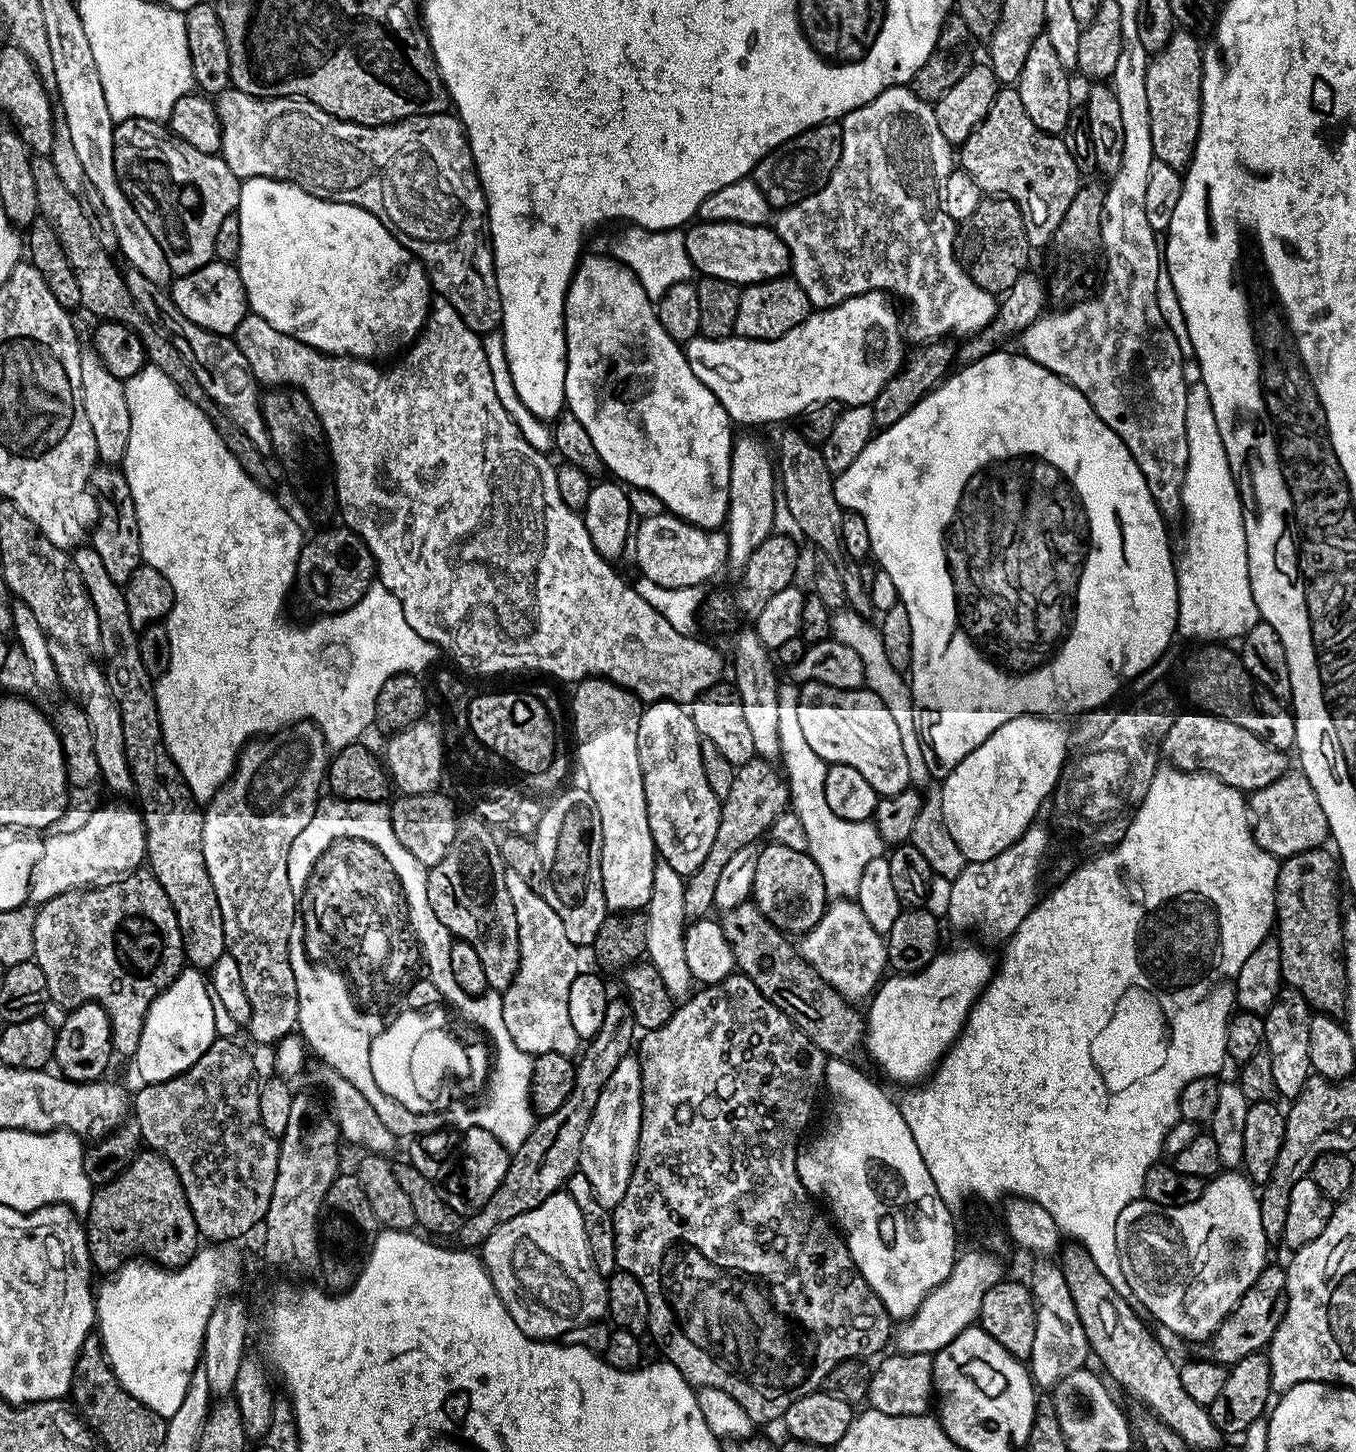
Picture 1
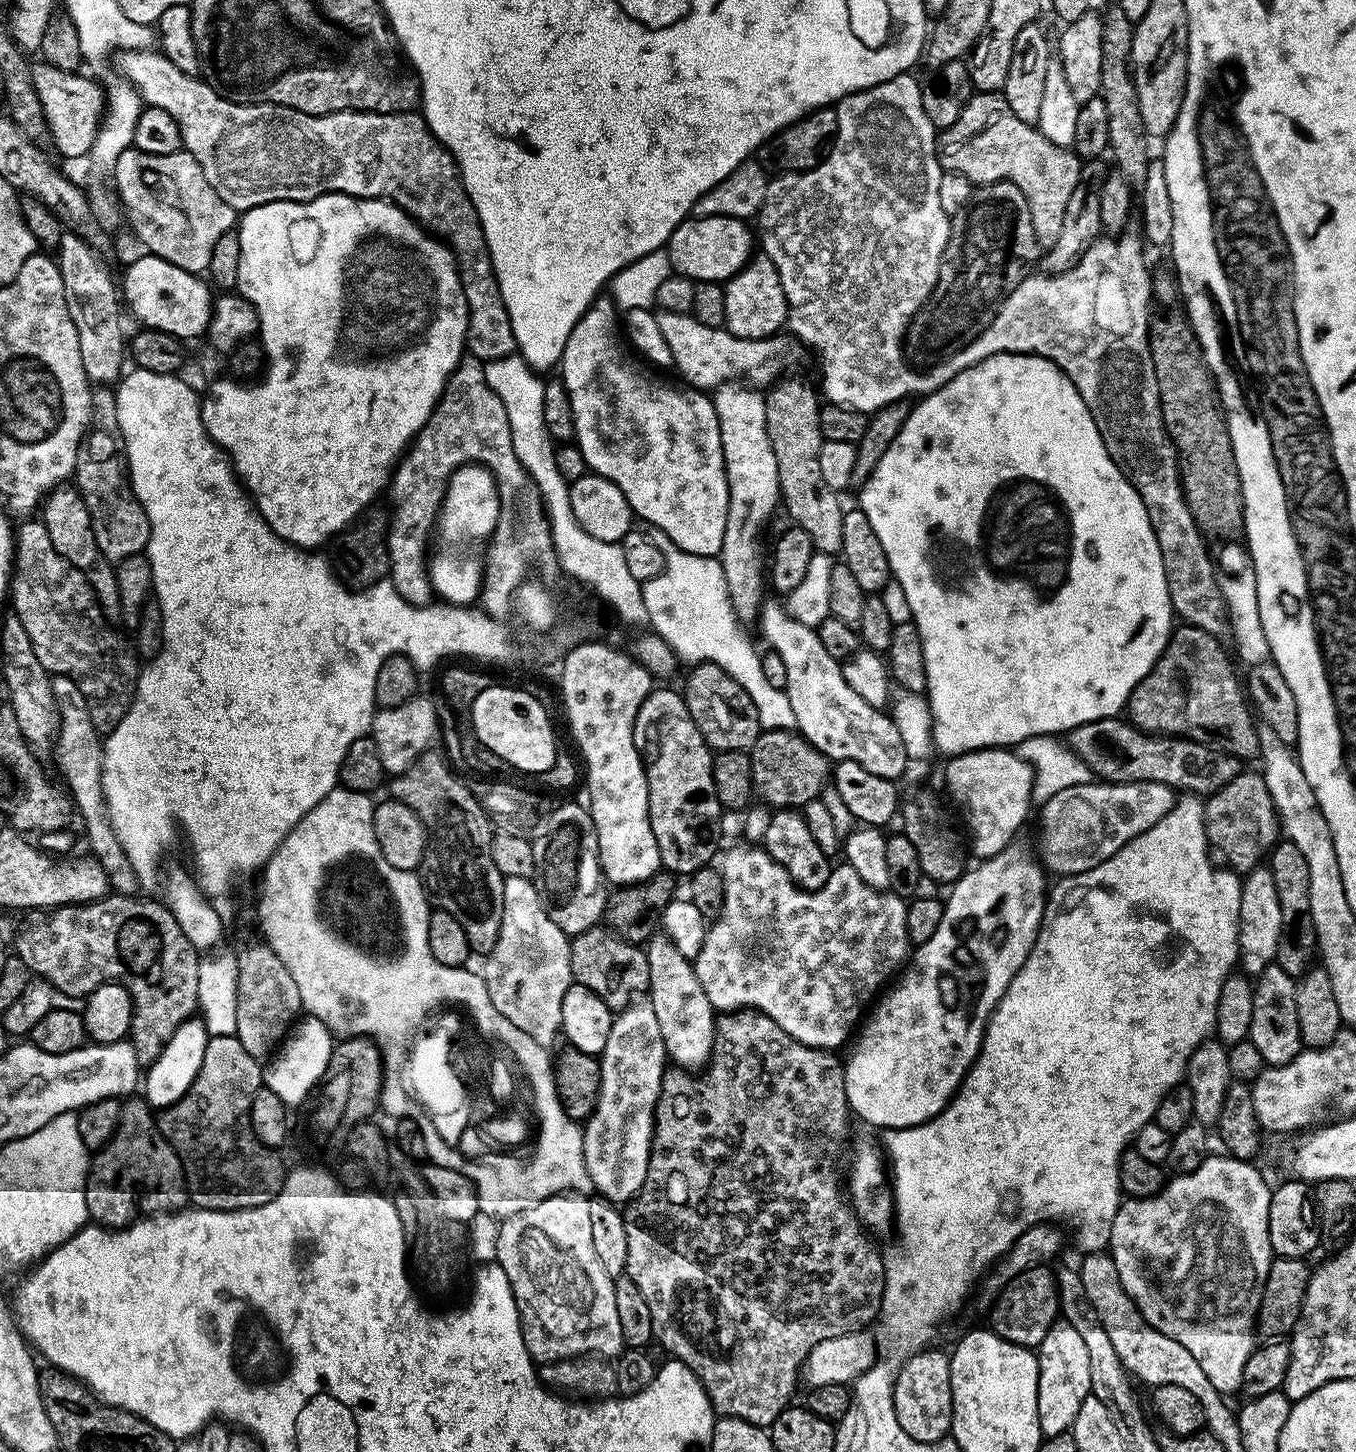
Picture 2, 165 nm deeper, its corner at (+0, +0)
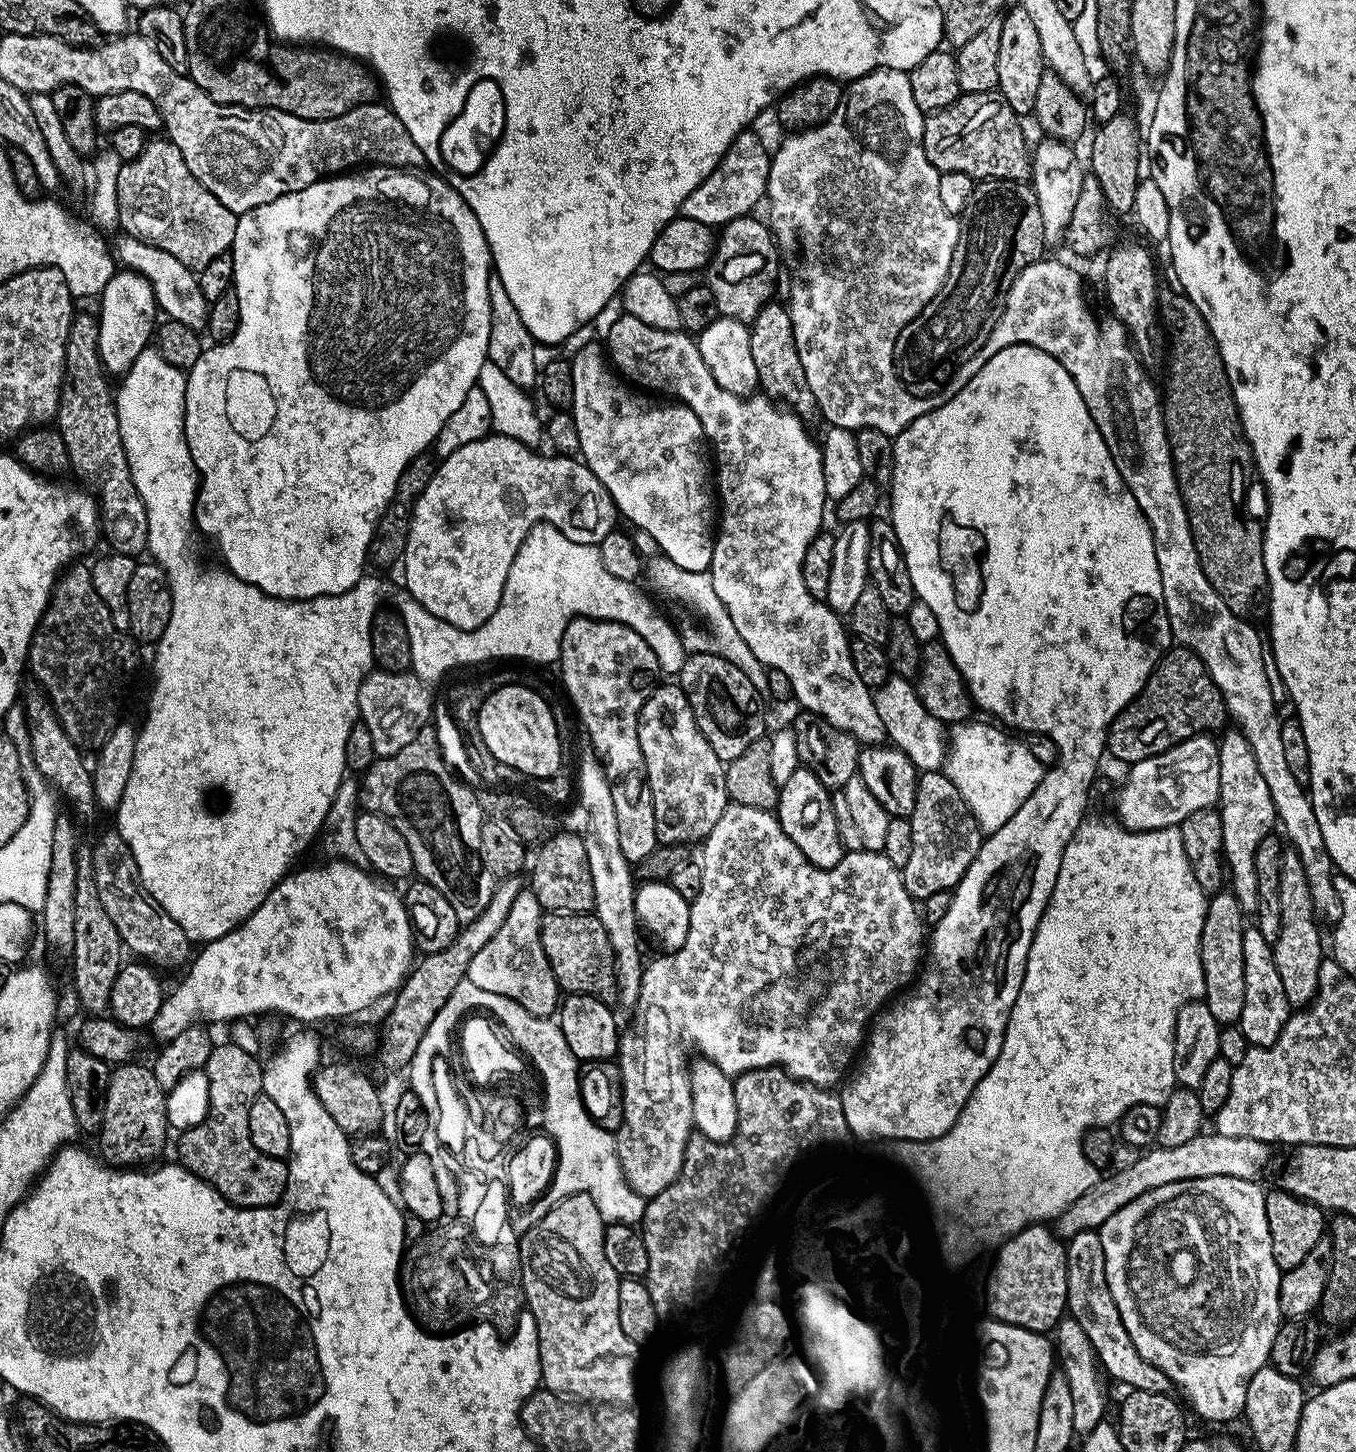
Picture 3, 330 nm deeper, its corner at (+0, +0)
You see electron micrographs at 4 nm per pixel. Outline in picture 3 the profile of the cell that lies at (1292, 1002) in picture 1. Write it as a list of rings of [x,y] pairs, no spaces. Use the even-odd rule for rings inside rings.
[[[1248,926],[1244,929],[1242,962],[1246,966],[1246,1002],[1242,1006],[1238,1027],[1249,1045],[1268,1048],[1282,1034],[1290,1015],[1290,1005],[1286,990],[1282,990],[1282,977],[1278,975],[1278,966],[1274,966],[1272,944],[1266,942],[1259,927]]]

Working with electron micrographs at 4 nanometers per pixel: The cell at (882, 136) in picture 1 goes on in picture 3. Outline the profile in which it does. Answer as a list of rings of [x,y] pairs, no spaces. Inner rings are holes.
[[[876,68],[872,72],[867,72],[865,76],[859,76],[857,80],[851,81],[844,88],[842,98],[838,102],[838,110],[834,110],[834,114],[830,114],[830,118],[826,122],[822,122],[817,128],[806,128],[785,135],[786,138],[781,142],[780,149],[771,153],[772,165],[768,175],[768,191],[766,193],[766,205],[768,204],[766,220],[771,227],[772,235],[781,245],[793,244],[800,251],[800,261],[796,264],[796,272],[800,275],[800,285],[793,290],[792,301],[787,301],[786,307],[794,326],[794,342],[798,346],[798,358],[802,358],[802,370],[806,370],[806,382],[810,382],[810,394],[814,394],[819,415],[821,417],[824,415],[829,420],[827,423],[834,428],[851,428],[853,430],[873,428],[874,430],[882,430],[887,436],[894,438],[906,426],[910,426],[910,422],[914,422],[931,408],[942,406],[945,400],[954,398],[954,394],[958,394],[958,390],[962,390],[962,386],[966,386],[966,382],[970,382],[970,378],[974,378],[974,374],[978,370],[982,370],[982,366],[986,366],[986,362],[990,358],[994,358],[994,354],[998,354],[998,350],[1006,350],[1006,346],[1014,346],[1015,344],[1034,346],[1056,359],[1066,370],[1066,374],[1070,374],[1070,378],[1074,378],[1074,386],[1078,386],[1078,394],[1082,394],[1082,402],[1086,402],[1086,410],[1090,410],[1090,418],[1094,418],[1094,426],[1098,426],[1098,434],[1102,434],[1102,442],[1106,442],[1106,450],[1110,450],[1110,458],[1114,458],[1114,466],[1118,466],[1118,474],[1122,474],[1130,494],[1134,494],[1134,502],[1138,502],[1142,514],[1148,520],[1154,538],[1154,554],[1158,558],[1158,574],[1162,574],[1162,598],[1166,602],[1166,614],[1170,622],[1173,641],[1177,645],[1190,648],[1193,654],[1204,663],[1210,678],[1218,686],[1224,699],[1224,705],[1228,707],[1229,717],[1234,721],[1235,727],[1239,728],[1240,733],[1244,735],[1246,742],[1250,742],[1250,750],[1254,750],[1254,758],[1258,761],[1258,770],[1261,771],[1262,778],[1266,778],[1266,786],[1270,786],[1270,798],[1274,798],[1279,827],[1281,829],[1284,827],[1285,833],[1283,832],[1283,835],[1290,842],[1292,839],[1293,844],[1291,845],[1298,856],[1302,858],[1302,868],[1306,870],[1306,880],[1310,882],[1310,896],[1314,898],[1317,917],[1323,918],[1325,921],[1328,919],[1328,922],[1336,921],[1340,916],[1340,895],[1336,893],[1334,865],[1326,850],[1326,838],[1322,838],[1322,830],[1318,827],[1318,818],[1314,818],[1312,797],[1306,791],[1305,785],[1300,784],[1298,778],[1294,778],[1294,770],[1290,770],[1290,762],[1286,762],[1284,747],[1282,746],[1282,730],[1280,729],[1282,716],[1276,713],[1276,696],[1272,693],[1271,682],[1268,681],[1268,672],[1270,676],[1269,665],[1268,668],[1264,665],[1264,656],[1266,660],[1265,641],[1264,644],[1260,641],[1259,634],[1248,625],[1251,623],[1245,617],[1234,615],[1230,606],[1226,606],[1226,602],[1222,602],[1218,590],[1214,590],[1214,586],[1210,586],[1206,574],[1202,570],[1202,562],[1198,558],[1198,550],[1194,546],[1186,506],[1182,502],[1182,494],[1176,481],[1176,471],[1172,465],[1172,451],[1168,445],[1168,435],[1164,425],[1162,400],[1157,387],[1155,390],[1148,382],[1148,376],[1144,373],[1145,365],[1128,335],[1127,328],[1115,318],[1107,318],[1108,320],[1099,324],[1092,317],[1092,312],[1088,309],[1087,302],[1084,301],[1084,288],[1080,285],[1079,274],[1070,265],[1063,264],[1060,260],[1041,258],[1034,261],[1030,266],[1026,266],[1026,270],[1022,270],[1018,274],[1018,278],[1010,286],[1008,297],[1004,300],[1004,309],[994,326],[994,330],[990,330],[986,342],[982,342],[982,346],[978,346],[978,350],[974,350],[972,357],[966,362],[962,362],[962,366],[956,368],[956,373],[952,375],[952,379],[943,385],[942,395],[913,394],[907,391],[897,378],[896,367],[892,361],[894,342],[898,338],[902,326],[911,322],[940,293],[942,282],[950,270],[950,258],[954,258],[954,250],[958,246],[958,238],[960,237],[961,221],[957,217],[951,216],[946,210],[946,206],[942,206],[942,198],[938,198],[938,178],[941,172],[933,166],[930,158],[926,158],[926,150],[924,149],[925,119],[925,113],[920,111],[918,102],[914,102],[914,93],[910,91],[908,73],[899,72],[893,68]]]

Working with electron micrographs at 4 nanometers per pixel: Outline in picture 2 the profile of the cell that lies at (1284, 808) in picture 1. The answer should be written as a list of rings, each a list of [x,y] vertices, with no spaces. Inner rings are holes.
[[[1241,771],[1222,790],[1211,793],[1204,800],[1204,832],[1209,845],[1228,859],[1227,867],[1240,874],[1247,874],[1257,867],[1260,855],[1271,849],[1278,840],[1276,807],[1266,790],[1266,782],[1259,771]]]

